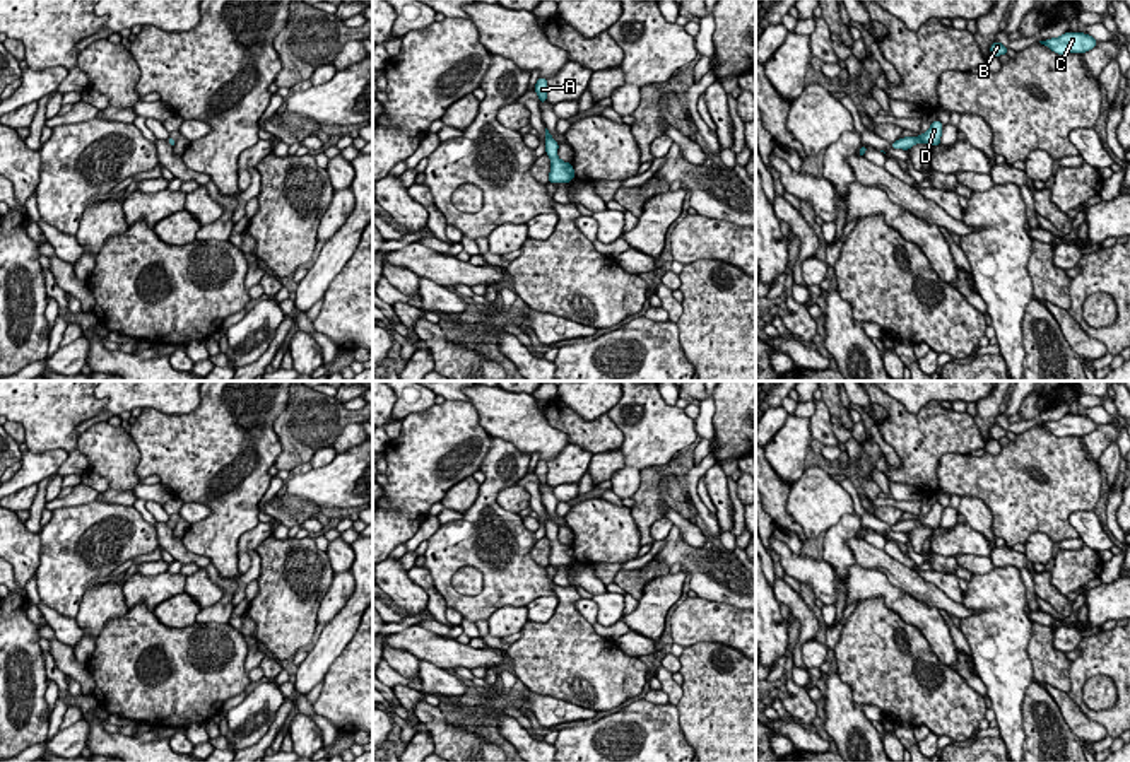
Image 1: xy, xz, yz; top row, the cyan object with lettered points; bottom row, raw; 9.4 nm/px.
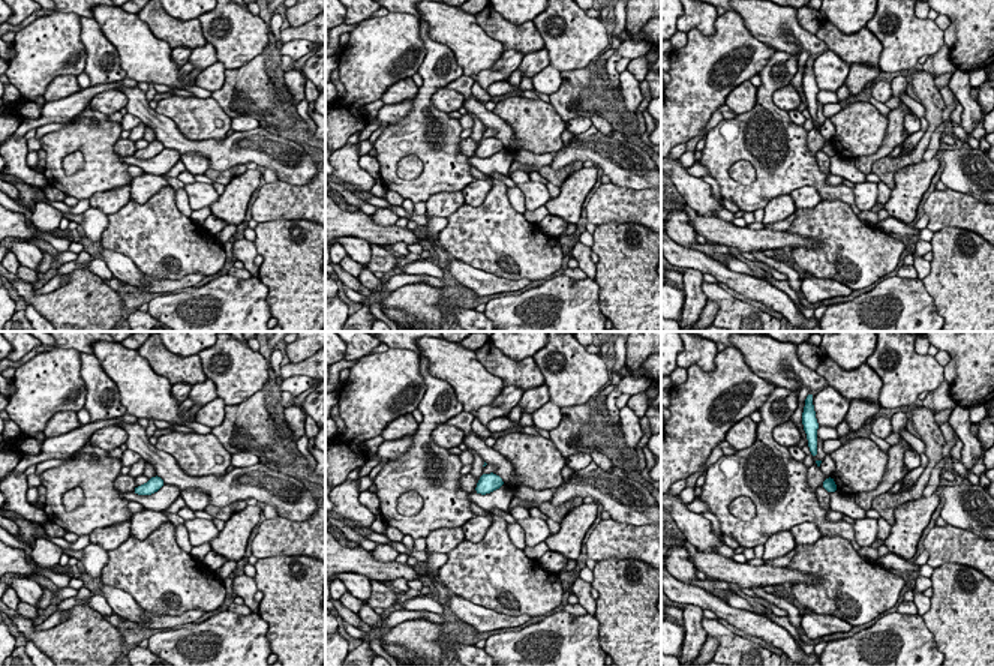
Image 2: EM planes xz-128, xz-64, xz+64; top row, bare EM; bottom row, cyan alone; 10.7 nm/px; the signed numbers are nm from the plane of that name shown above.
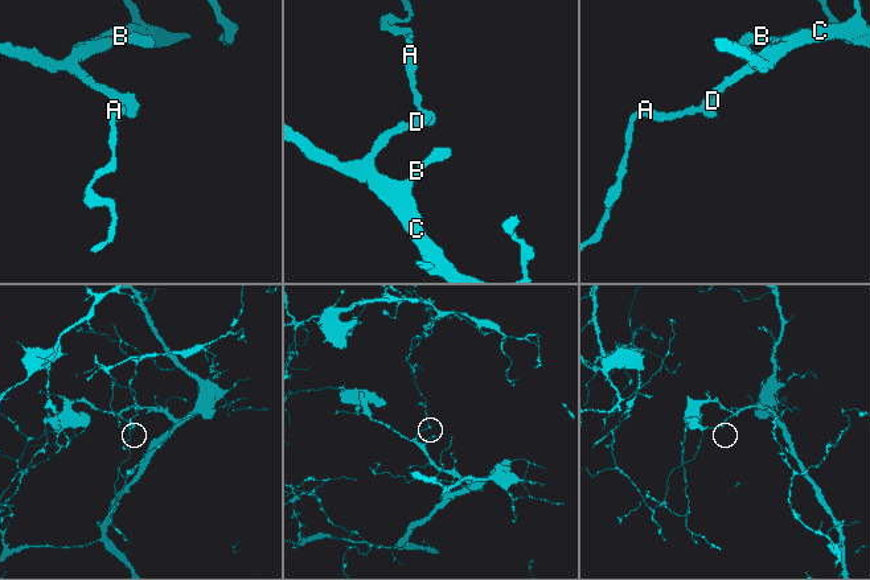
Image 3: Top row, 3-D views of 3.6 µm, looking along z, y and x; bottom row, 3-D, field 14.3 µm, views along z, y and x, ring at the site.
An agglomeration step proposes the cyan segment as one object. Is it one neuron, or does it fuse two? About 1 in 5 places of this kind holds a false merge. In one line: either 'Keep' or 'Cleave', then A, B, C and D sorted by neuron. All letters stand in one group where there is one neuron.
Keep. Groups: A B C D

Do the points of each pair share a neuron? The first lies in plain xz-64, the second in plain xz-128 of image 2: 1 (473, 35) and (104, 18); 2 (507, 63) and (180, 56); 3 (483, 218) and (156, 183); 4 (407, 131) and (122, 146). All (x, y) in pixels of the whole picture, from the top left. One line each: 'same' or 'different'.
1: same
2: same
3: different
4: different

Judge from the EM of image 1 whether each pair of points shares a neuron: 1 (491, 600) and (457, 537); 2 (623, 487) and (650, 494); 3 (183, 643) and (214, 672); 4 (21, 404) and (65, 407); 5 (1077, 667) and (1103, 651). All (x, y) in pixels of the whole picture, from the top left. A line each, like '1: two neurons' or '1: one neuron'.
1: one neuron
2: two neurons
3: one neuron
4: one neuron
5: one neuron

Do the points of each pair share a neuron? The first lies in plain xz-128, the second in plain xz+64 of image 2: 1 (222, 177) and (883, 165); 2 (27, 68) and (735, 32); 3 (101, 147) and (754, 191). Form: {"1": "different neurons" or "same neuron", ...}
{"1": "same neuron", "2": "same neuron", "3": "same neuron"}

